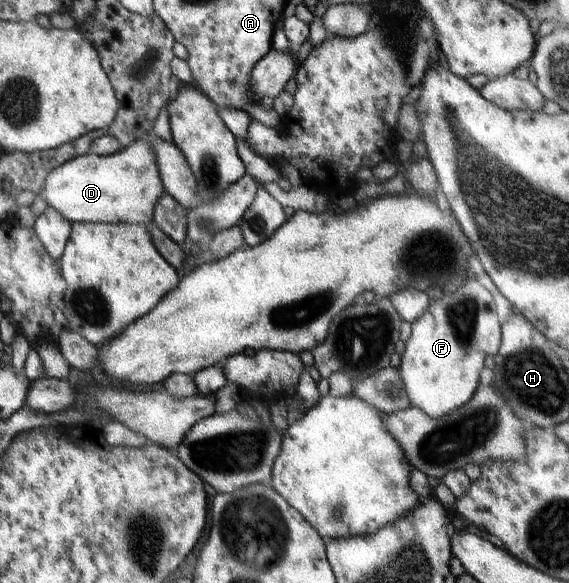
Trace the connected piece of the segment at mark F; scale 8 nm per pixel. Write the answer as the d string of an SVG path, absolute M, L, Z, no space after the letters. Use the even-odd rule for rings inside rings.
M471 276L454 294L446 294L440 300L431 300L428 312L412 324L412 336L405 343L406 349L398 372L404 384L404 392L410 407L420 408L428 418L440 420L444 416L464 407L474 396L476 388L486 374L484 362L498 352L501 342L501 324L495 312L495 303L488 290Z

